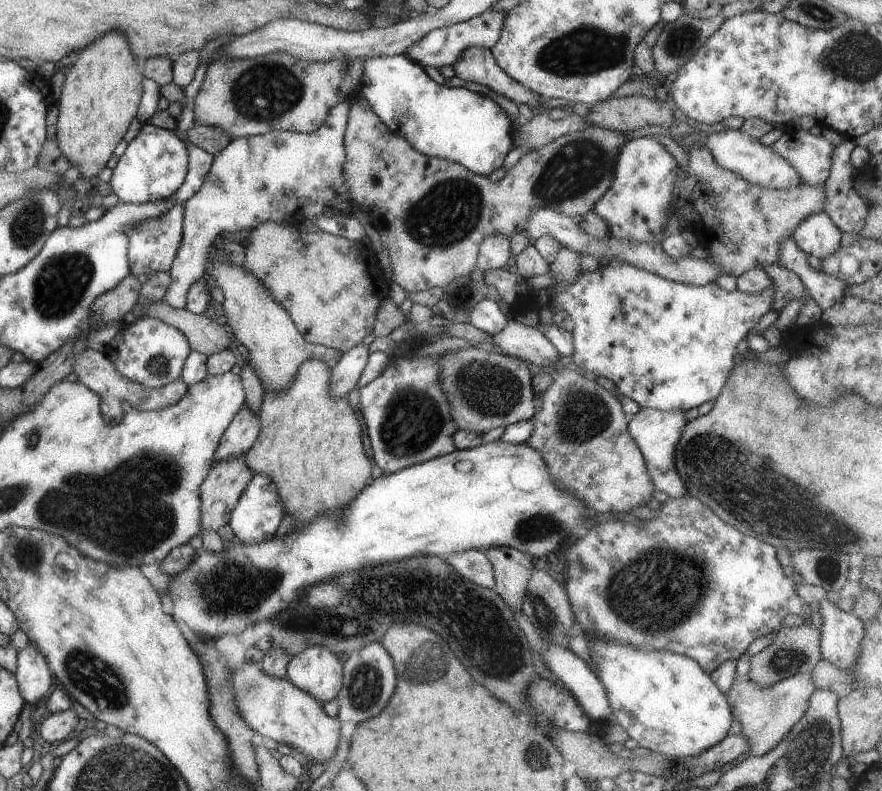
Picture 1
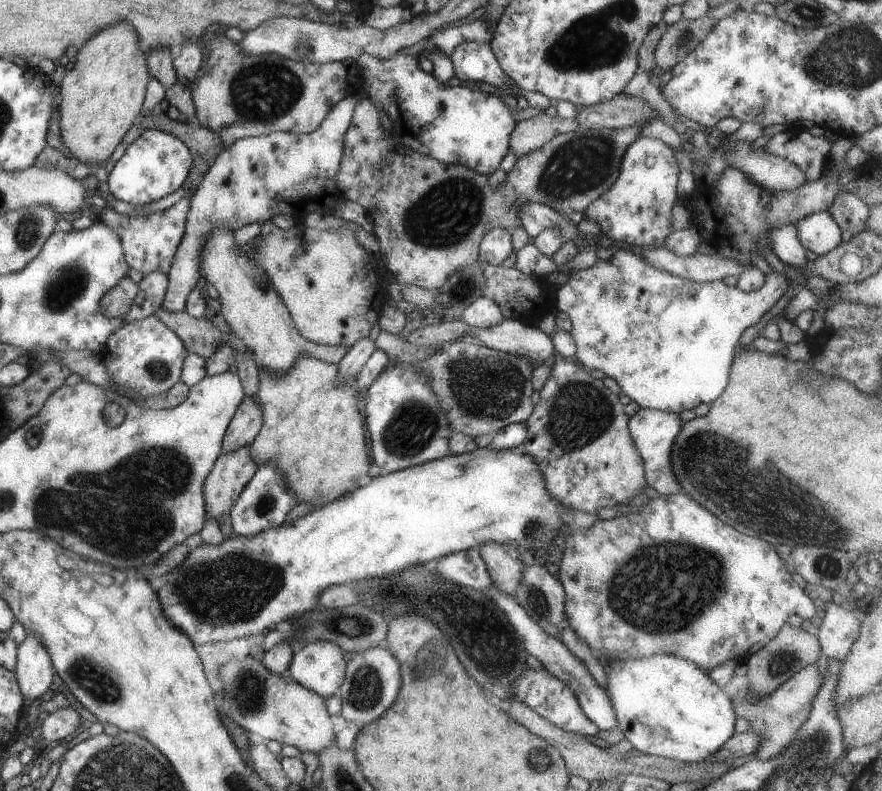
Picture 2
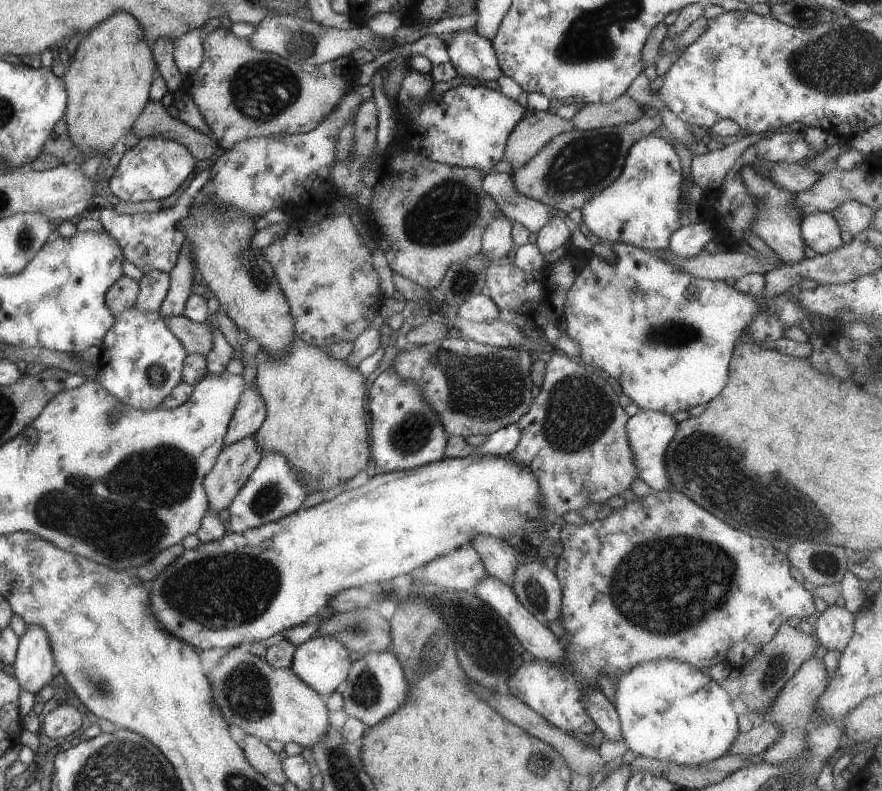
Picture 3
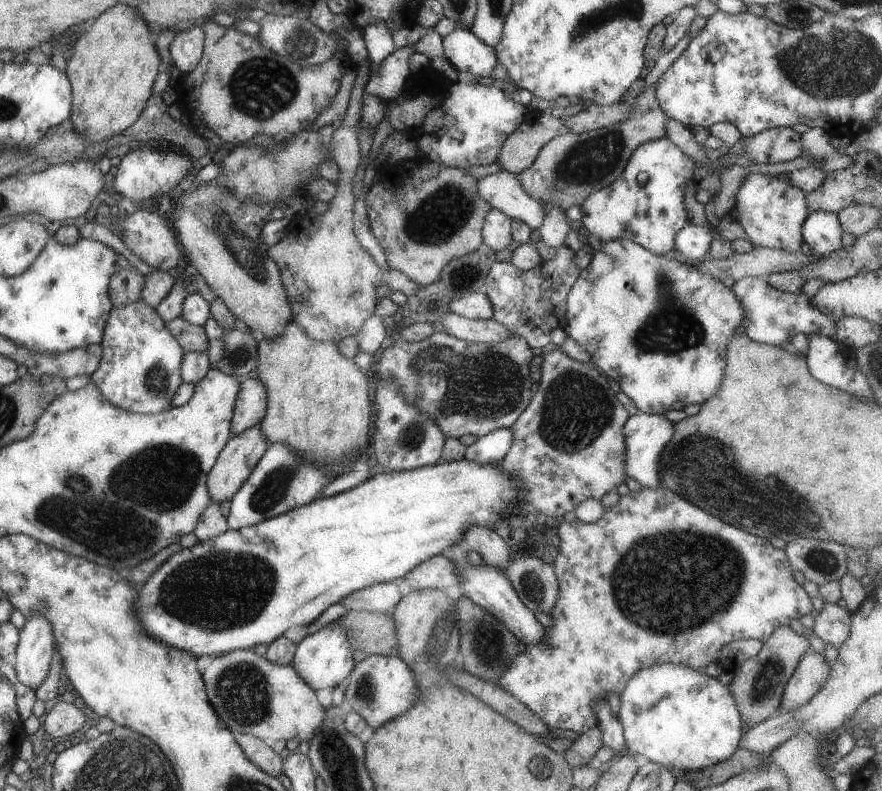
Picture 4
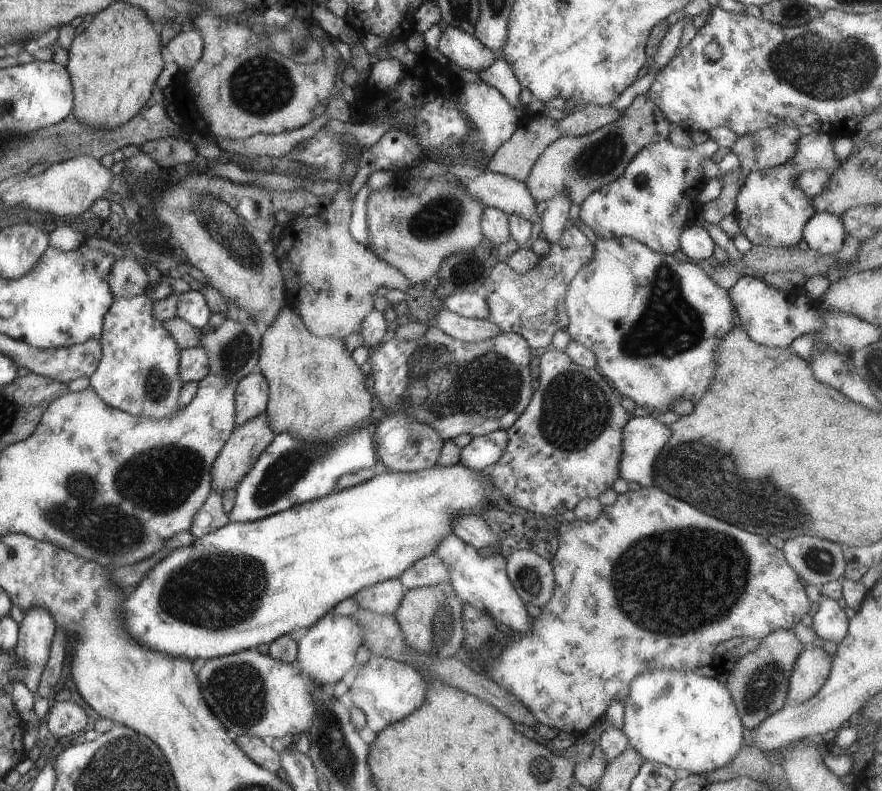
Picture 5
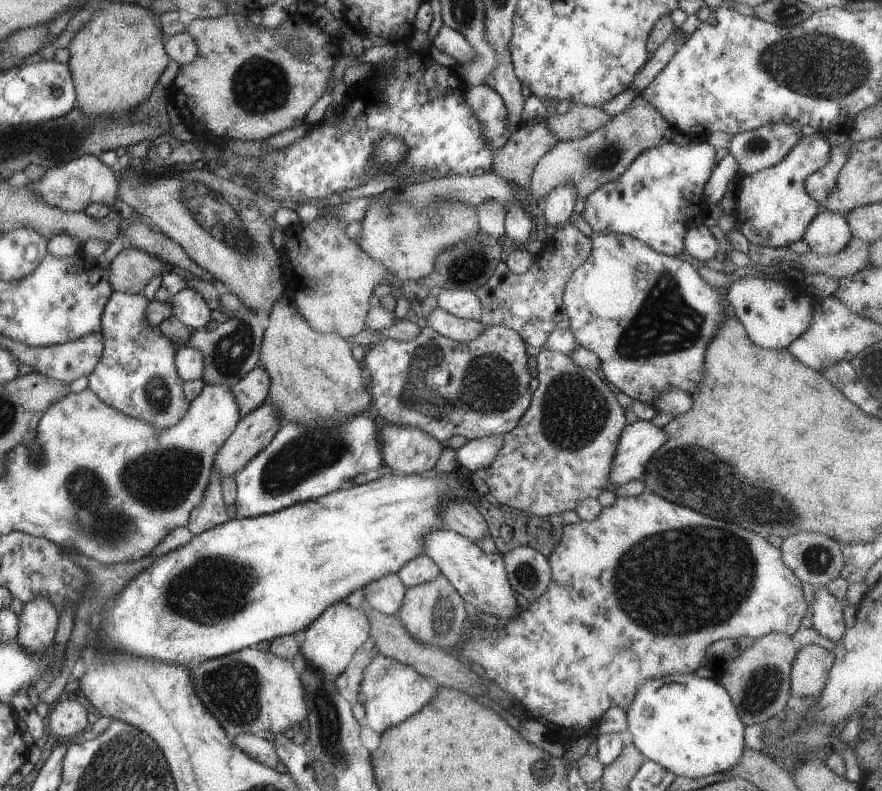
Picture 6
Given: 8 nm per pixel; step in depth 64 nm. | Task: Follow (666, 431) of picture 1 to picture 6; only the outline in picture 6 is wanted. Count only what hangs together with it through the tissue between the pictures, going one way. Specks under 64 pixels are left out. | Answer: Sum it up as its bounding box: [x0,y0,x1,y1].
[608,419,666,484]

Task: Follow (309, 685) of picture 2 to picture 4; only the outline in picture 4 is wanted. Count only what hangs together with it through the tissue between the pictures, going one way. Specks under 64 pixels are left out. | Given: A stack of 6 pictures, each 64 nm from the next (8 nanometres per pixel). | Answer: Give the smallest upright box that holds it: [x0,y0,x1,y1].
[290,621,355,690]

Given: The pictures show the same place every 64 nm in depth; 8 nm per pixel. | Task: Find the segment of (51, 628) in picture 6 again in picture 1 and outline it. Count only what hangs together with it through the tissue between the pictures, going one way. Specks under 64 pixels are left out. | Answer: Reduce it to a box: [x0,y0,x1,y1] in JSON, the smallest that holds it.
[14,642,52,708]

